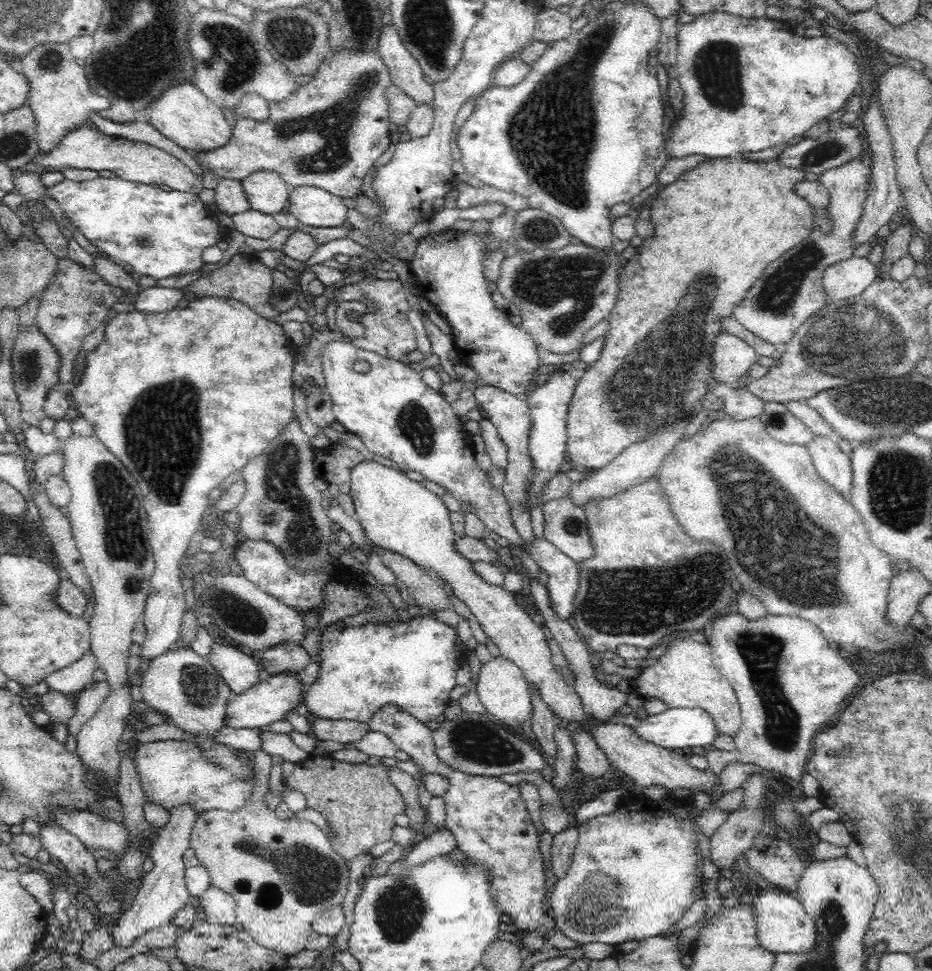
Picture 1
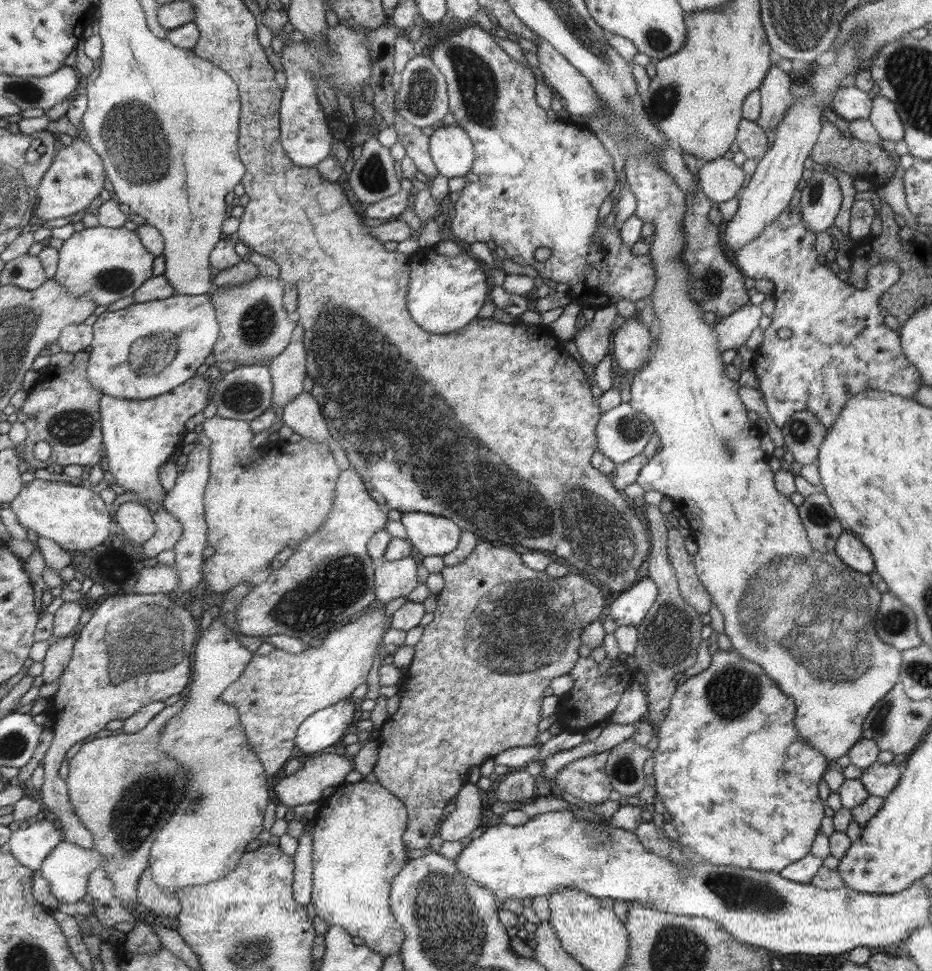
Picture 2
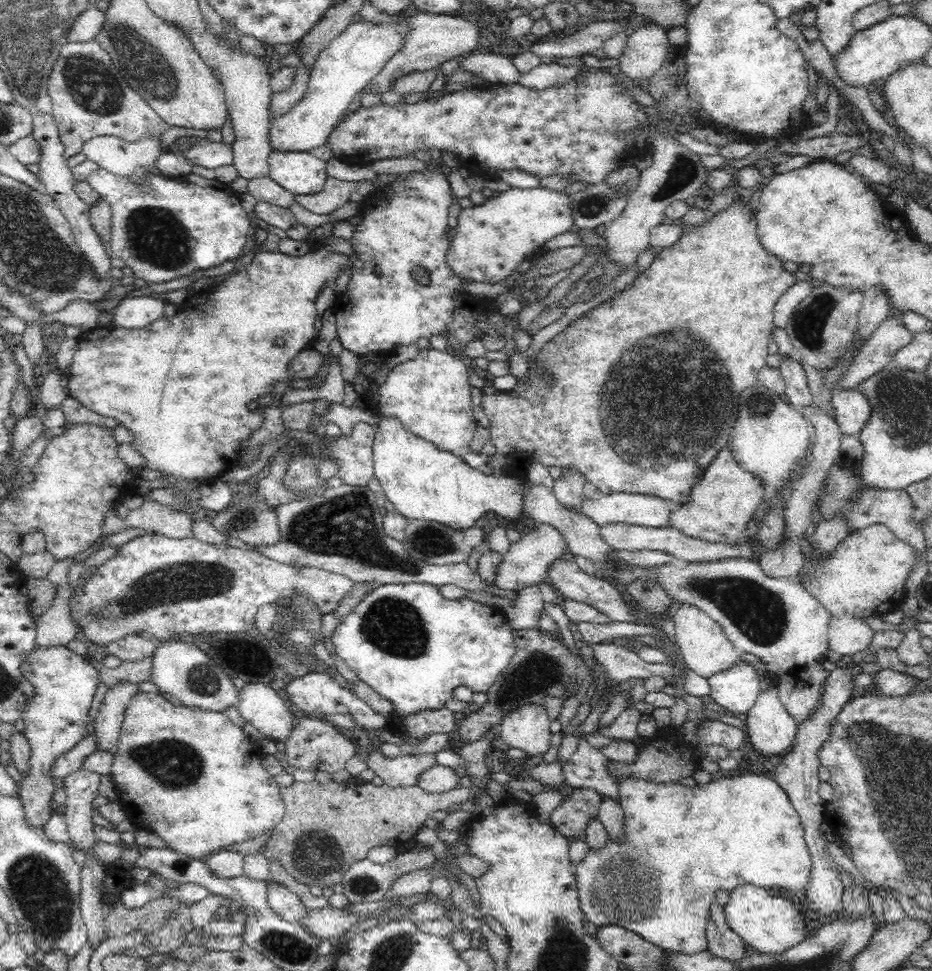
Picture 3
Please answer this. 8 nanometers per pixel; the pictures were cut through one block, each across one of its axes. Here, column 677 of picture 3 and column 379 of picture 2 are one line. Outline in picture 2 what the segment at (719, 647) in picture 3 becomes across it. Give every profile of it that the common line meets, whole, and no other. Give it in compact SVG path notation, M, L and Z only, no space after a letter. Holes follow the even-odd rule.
M386 606L366 613L326 635L320 646L310 646L300 653L275 648L266 655L254 655L238 680L228 685L219 697L239 711L248 742L259 755L269 778L278 774L288 762L296 733L308 717L346 700L360 684L366 683L374 650L382 640L384 613Z

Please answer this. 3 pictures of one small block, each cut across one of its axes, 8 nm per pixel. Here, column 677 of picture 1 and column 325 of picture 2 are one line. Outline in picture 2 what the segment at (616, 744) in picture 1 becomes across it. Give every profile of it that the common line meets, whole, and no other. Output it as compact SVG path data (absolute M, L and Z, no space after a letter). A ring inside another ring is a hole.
M336 753L315 754L302 763L298 772L280 778L273 789L276 790L276 802L289 807L298 804L314 804L323 800L324 788L335 789L345 783L346 774L352 771L346 755Z

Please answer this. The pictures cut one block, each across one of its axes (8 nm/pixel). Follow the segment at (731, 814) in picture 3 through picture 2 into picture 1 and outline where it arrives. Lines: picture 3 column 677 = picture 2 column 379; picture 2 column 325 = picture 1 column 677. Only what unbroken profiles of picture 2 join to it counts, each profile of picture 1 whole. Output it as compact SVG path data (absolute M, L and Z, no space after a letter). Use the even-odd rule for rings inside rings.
M716 793L710 794L710 798L714 801L712 806L696 814L693 805L687 804L682 796L652 800L632 795L614 812L579 823L572 864L564 878L555 883L548 898L555 928L578 944L622 944L628 940L642 941L662 935L677 923L696 901L693 889L699 881L702 884L702 878L699 879L695 873L696 856L700 849L694 827L698 826L700 832L709 838L730 816L729 812L716 807L720 799Z

